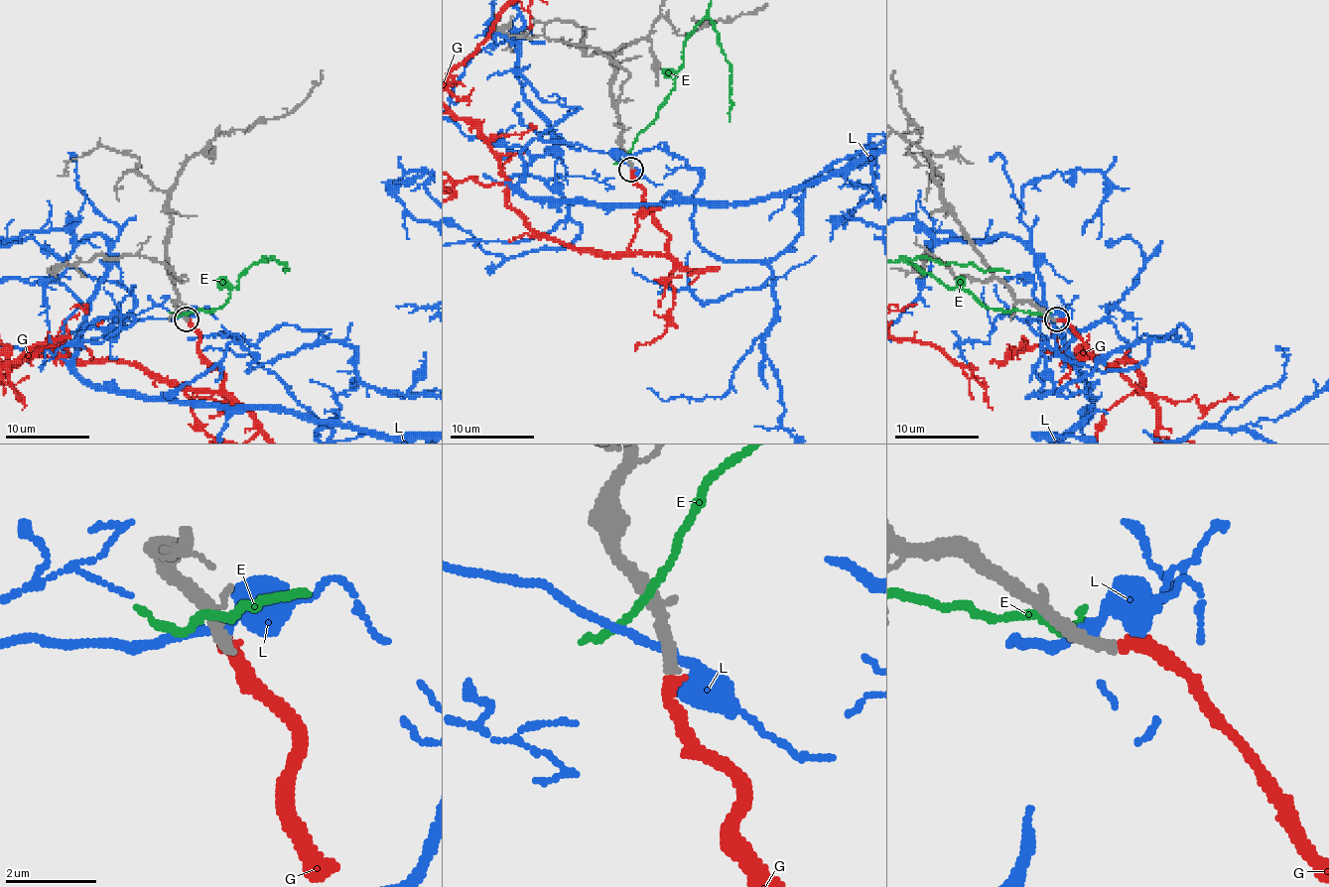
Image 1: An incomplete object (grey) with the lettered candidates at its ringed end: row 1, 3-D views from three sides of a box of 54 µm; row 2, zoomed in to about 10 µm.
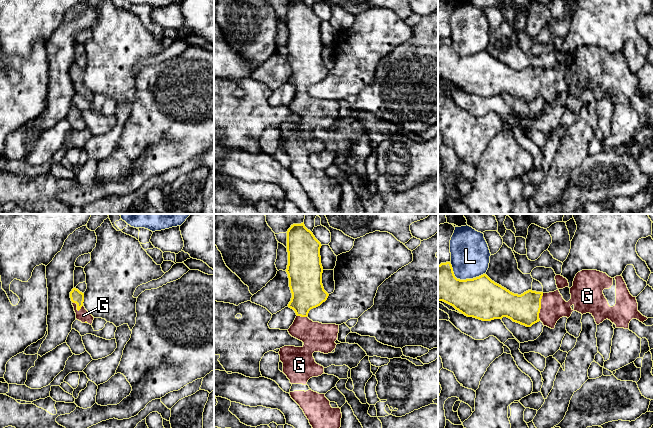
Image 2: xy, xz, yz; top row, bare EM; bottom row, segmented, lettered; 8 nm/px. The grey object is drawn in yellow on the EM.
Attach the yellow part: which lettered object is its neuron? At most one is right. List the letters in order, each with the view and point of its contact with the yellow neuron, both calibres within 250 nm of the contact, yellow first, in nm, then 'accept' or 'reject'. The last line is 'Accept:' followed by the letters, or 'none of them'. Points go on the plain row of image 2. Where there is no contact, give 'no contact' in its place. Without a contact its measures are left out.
E: no contact; reject
G: contact yz (540, 83); calibres 240 and 200 nm; accept
L: contact yz (463, 56); calibres 340 and 320 nm; reject
Accept: G

